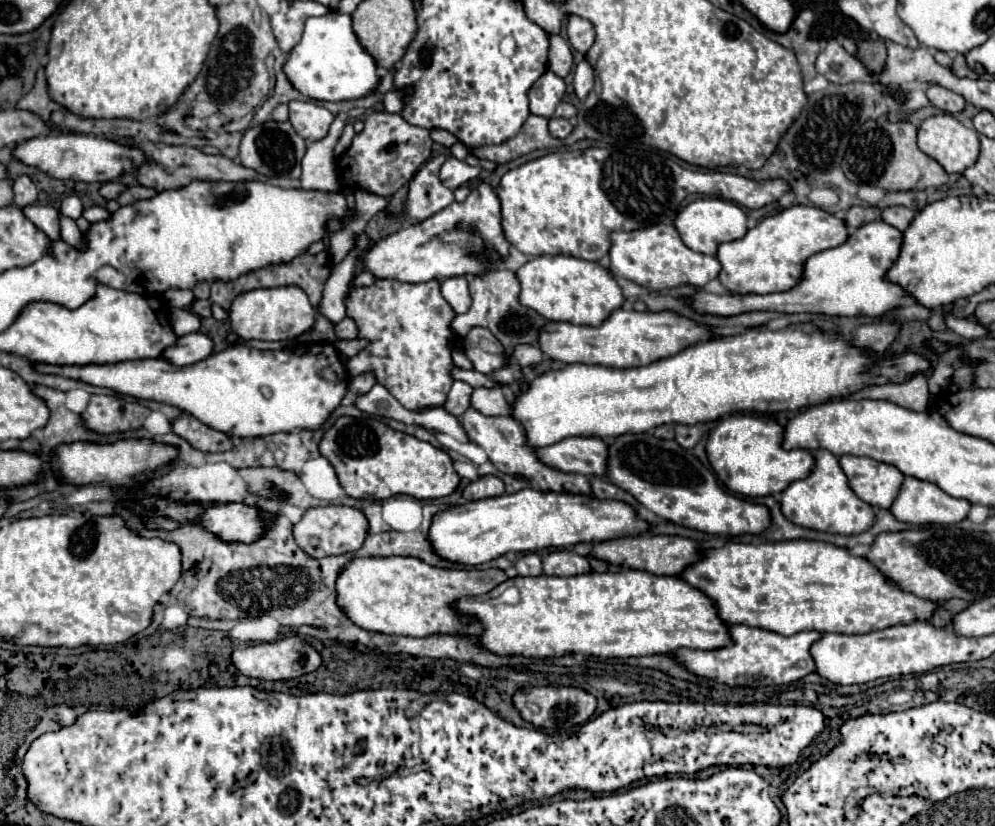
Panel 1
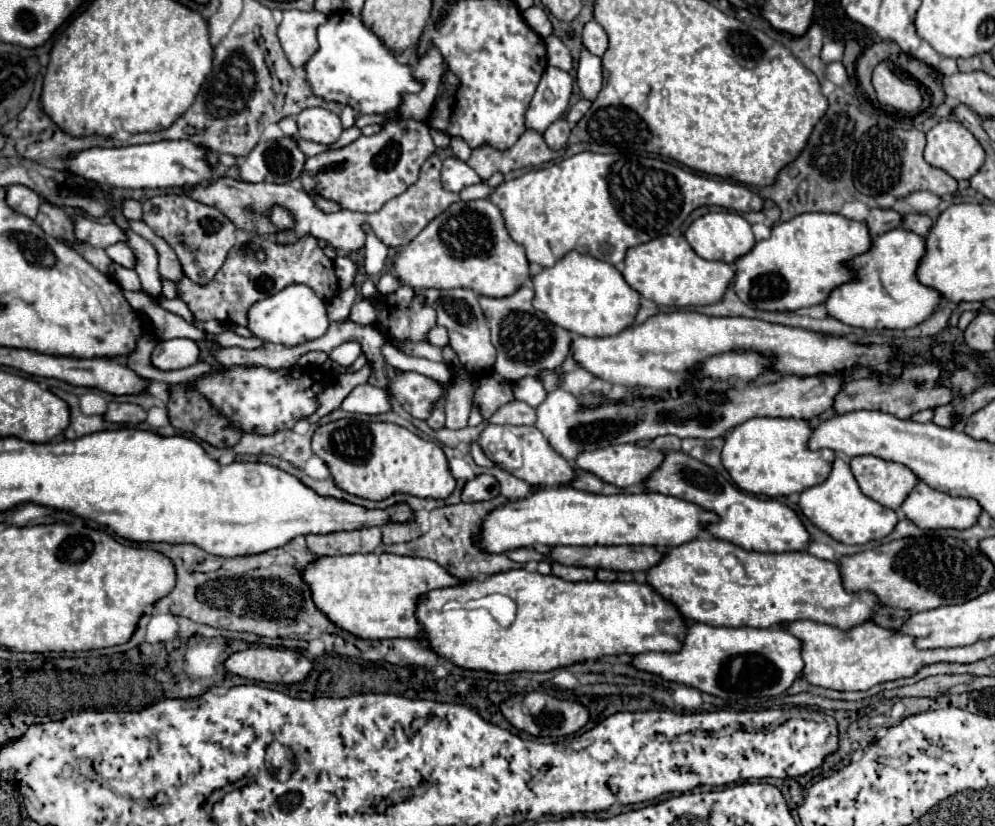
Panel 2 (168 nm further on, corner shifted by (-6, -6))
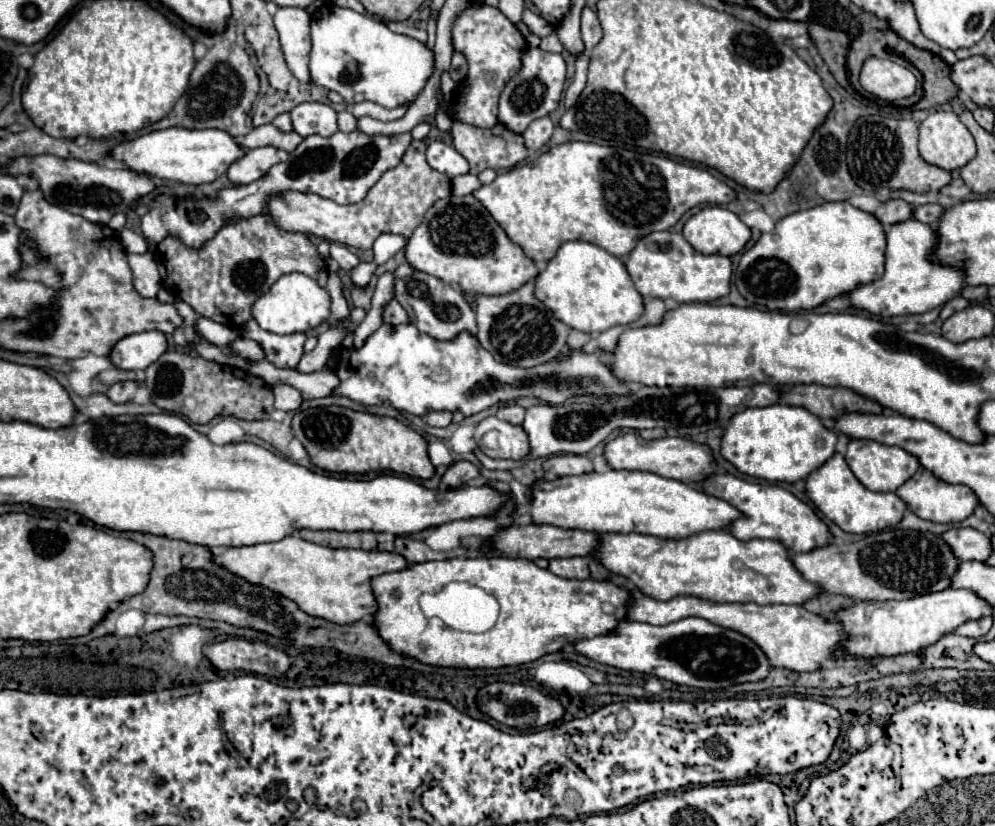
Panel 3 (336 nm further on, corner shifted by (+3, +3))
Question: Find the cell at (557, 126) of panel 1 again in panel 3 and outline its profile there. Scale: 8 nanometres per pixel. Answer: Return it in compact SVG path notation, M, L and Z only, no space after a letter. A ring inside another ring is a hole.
M543 116L543 118L537 118L529 124L529 128L523 132L523 138L525 138L525 144L529 150L541 150L547 146L547 142L551 140L553 136L553 122L549 116Z

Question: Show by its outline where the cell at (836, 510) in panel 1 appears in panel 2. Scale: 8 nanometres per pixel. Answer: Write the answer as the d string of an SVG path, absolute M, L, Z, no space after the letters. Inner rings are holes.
M836 457L834 465L832 465L832 473L822 485L814 485L814 487L808 487L802 491L798 505L800 505L802 513L816 527L826 531L832 539L848 543L848 545L864 545L868 541L880 541L888 533L892 533L892 529L896 527L896 521L898 521L896 511L882 507L880 503L872 501L870 497L866 497L860 491L858 483L850 471L850 465L840 457Z

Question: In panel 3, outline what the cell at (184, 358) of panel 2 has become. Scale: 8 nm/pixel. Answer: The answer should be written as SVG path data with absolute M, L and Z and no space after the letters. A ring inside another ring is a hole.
M159 330L131 334L119 340L111 352L111 362L123 370L145 370L167 352L167 338Z

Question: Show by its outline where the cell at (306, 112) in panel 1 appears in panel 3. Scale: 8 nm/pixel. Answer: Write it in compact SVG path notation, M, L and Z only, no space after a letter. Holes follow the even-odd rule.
M303 102L303 104L295 106L289 114L293 120L293 130L297 134L301 134L303 138L311 136L311 134L331 136L339 130L337 128L337 112L329 104Z

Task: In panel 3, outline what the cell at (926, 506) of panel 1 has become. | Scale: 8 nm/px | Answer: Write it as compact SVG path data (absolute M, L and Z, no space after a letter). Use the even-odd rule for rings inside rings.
M919 468L915 472L915 476L911 476L911 480L907 480L903 486L897 488L897 496L907 504L907 508L917 514L923 520L931 520L931 522L943 522L943 524L951 524L951 522L961 522L967 516L973 514L975 506L977 506L977 496L971 488L963 486L963 484L947 484L939 478L935 478L929 470Z

